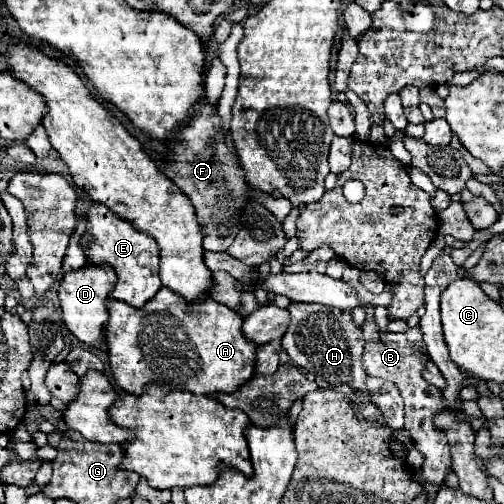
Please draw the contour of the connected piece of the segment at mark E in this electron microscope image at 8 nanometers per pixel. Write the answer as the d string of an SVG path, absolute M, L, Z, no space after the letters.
M100 203L90 207L86 215L88 215L88 227L80 245L84 247L86 255L90 255L90 259L94 259L96 263L108 263L116 271L118 281L116 281L114 291L110 293L110 299L142 309L162 287L160 277L158 277L158 267L160 267L158 243L150 235L136 231L124 219L116 219L116 215Z

